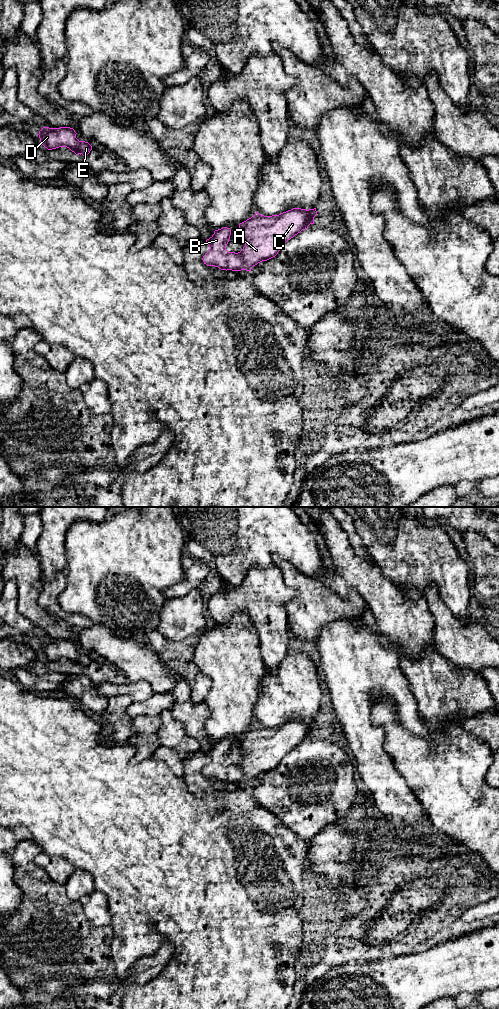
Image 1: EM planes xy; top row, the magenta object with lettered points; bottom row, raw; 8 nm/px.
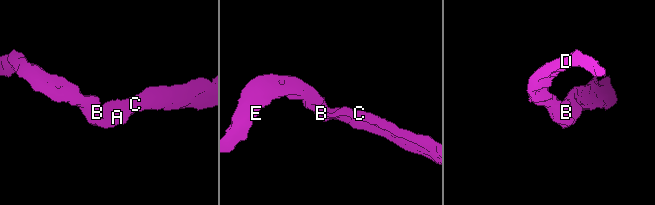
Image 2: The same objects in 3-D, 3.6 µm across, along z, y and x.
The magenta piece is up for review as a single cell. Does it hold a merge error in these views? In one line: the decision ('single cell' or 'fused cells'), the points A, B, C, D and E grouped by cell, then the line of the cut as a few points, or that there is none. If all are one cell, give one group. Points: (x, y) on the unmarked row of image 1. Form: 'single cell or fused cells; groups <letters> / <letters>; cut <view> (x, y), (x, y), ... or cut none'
single cell; groups A B C D E; cut none

